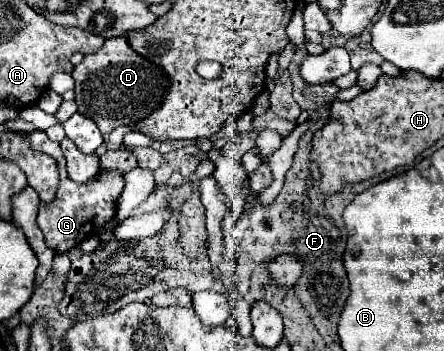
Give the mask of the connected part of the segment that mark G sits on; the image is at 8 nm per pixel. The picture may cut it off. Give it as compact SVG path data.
M33 131L27 135L31 139L33 149L49 153L53 159L57 159L57 169L59 171L59 185L55 199L47 205L41 203L39 205L39 215L37 215L37 223L39 229L43 231L45 239L47 239L47 247L51 247L57 253L67 253L69 249L77 247L81 241L85 241L85 237L89 237L89 233L99 233L105 225L105 221L109 221L111 217L111 207L115 207L121 191L123 191L123 175L121 173L99 173L95 179L91 179L85 185L79 185L75 181L71 181L67 177L65 171L65 157L60 147L60 143L51 141L43 131Z

